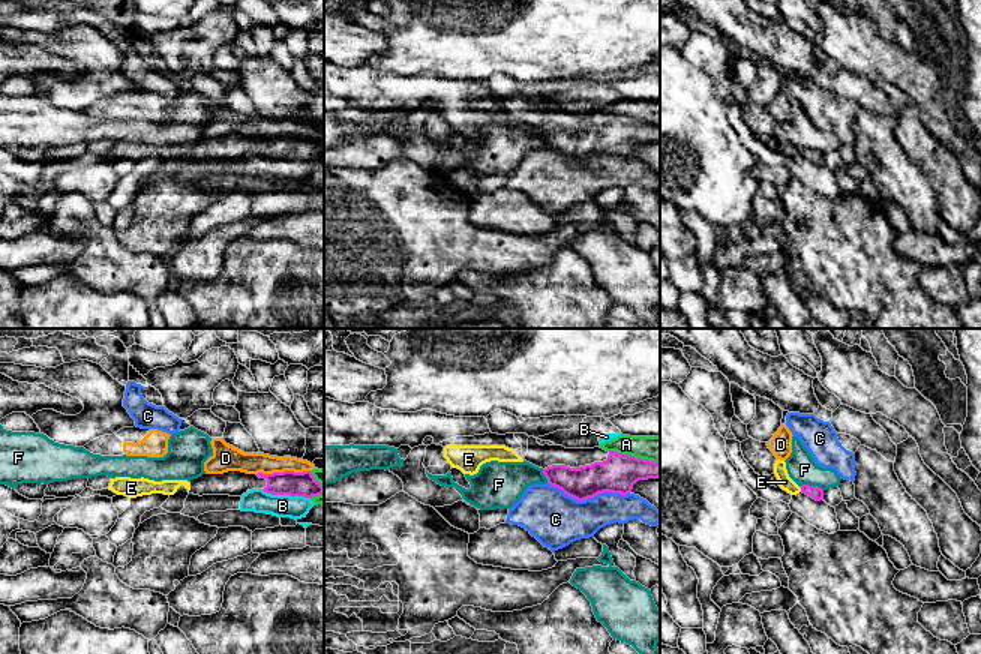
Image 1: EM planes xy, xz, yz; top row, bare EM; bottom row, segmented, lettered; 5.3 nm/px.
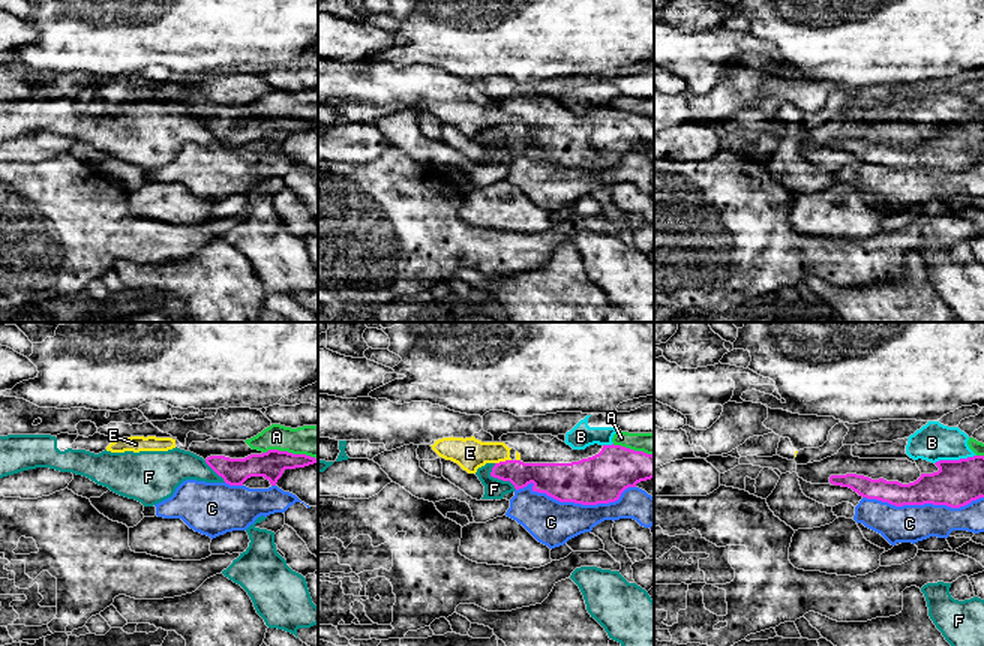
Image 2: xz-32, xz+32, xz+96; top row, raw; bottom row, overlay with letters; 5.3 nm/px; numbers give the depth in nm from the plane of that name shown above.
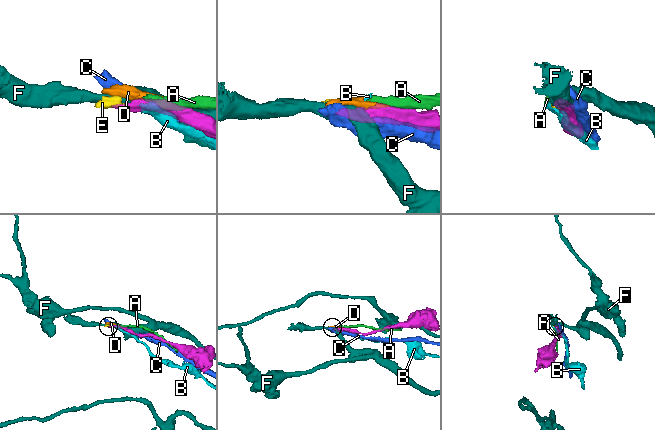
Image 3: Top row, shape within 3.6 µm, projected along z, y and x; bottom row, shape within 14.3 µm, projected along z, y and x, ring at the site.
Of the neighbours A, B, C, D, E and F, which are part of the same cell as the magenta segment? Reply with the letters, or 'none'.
E

